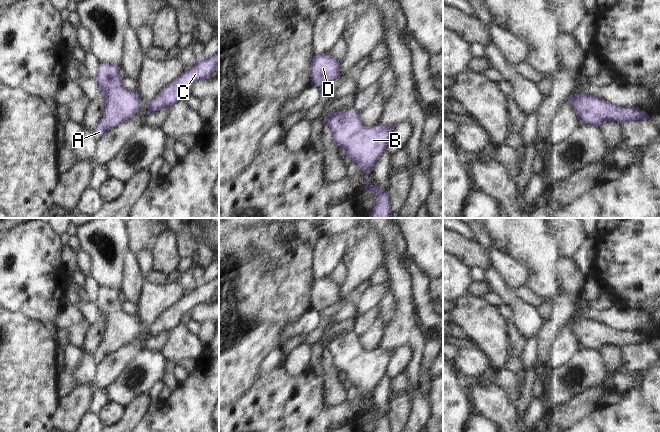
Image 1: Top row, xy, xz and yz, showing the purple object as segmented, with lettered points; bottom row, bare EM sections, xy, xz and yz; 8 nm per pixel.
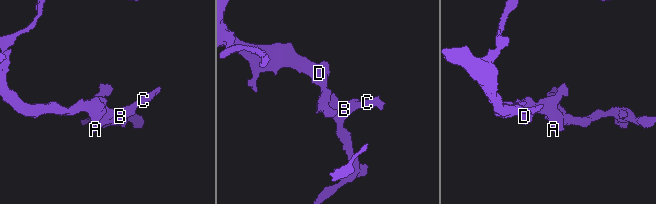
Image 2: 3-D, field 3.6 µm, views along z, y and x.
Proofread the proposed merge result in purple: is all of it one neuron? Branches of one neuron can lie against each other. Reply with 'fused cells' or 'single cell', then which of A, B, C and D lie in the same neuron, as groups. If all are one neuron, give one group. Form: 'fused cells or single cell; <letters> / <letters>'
single cell; A B C D

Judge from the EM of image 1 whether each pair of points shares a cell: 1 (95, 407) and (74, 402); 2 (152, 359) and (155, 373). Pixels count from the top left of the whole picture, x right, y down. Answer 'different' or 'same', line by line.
1: different
2: same

